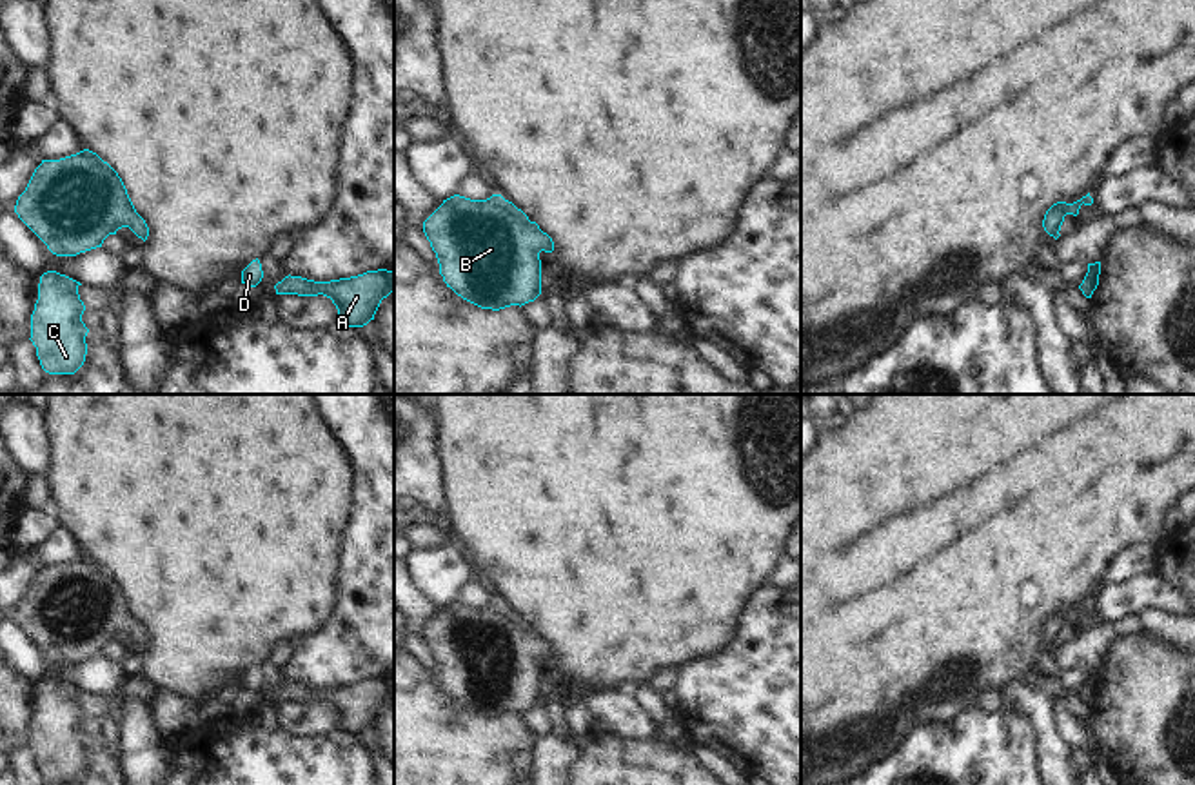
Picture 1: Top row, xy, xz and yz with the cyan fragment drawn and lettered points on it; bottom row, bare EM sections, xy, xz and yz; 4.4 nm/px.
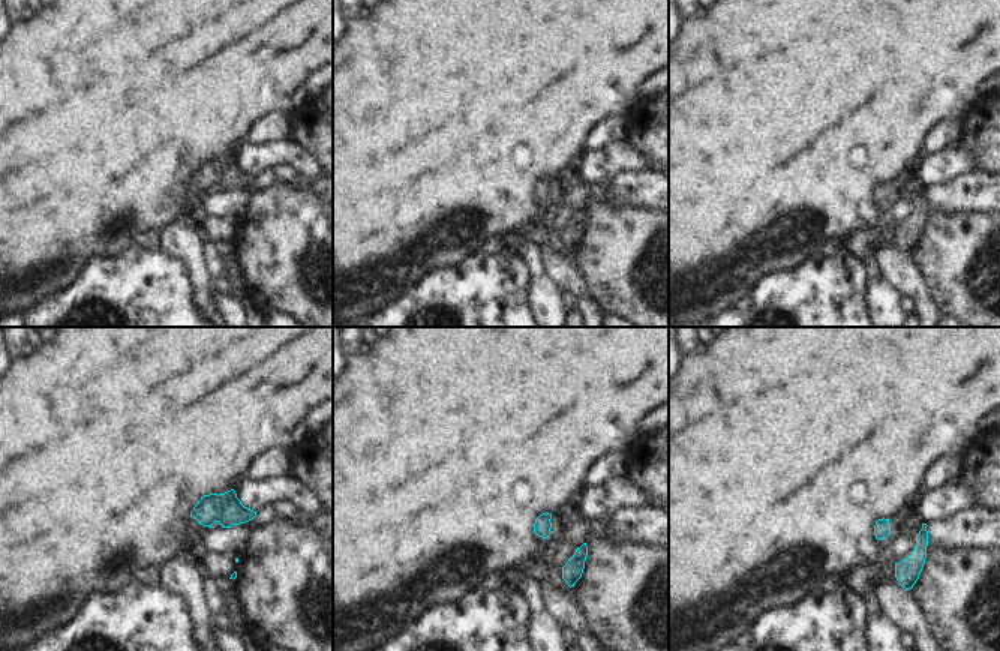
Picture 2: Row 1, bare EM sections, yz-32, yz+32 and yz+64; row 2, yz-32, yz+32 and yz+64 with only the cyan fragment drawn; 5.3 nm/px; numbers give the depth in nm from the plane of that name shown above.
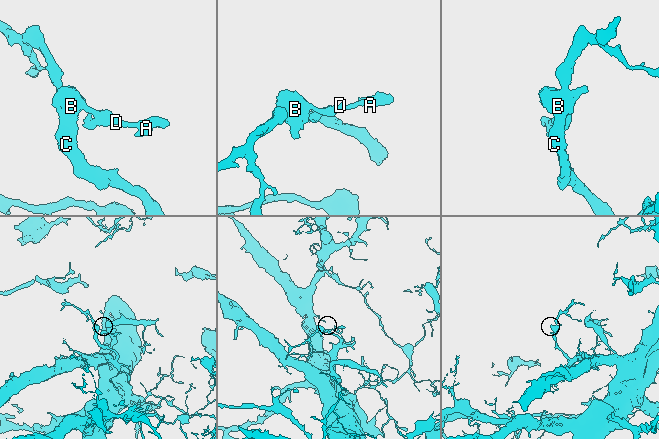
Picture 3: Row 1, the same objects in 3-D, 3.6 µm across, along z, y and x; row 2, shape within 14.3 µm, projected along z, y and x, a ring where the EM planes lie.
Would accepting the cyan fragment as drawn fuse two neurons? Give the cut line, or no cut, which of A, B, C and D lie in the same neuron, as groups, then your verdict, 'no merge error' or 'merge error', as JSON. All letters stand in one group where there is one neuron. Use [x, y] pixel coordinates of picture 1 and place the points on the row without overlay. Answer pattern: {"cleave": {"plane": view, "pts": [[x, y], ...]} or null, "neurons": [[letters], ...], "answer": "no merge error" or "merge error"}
{"cleave": null, "neurons": [["A", "B", "C", "D"]], "answer": "no merge error"}

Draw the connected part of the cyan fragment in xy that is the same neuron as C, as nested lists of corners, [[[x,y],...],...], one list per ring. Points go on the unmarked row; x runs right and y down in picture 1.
[[[56,678],[40,683],[29,747],[49,781],[74,781],[85,769],[89,736],[82,729],[85,712],[78,701],[80,692]]]

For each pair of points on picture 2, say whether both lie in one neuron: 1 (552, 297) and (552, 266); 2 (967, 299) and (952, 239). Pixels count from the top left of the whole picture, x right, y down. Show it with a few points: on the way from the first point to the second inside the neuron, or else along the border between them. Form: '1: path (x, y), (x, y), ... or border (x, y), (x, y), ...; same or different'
1: border (543, 243), (544, 270), (561, 290); different
2: path (964, 284), (963, 257), (960, 254); same

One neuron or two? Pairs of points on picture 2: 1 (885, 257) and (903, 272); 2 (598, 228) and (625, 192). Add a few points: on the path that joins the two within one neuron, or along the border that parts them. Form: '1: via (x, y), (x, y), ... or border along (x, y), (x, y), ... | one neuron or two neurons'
1: via (889, 258), (898, 267) | one neuron
2: border along (592, 194), (652, 207) | two neurons

